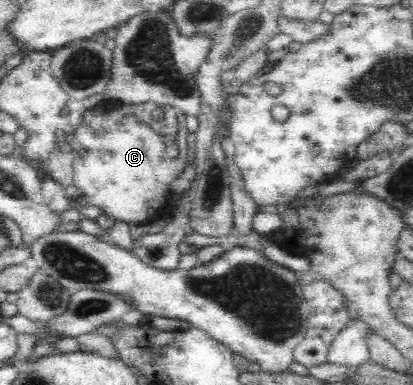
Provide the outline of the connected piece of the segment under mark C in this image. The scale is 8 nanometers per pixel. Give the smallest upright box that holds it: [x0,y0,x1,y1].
[72,112,188,223]

